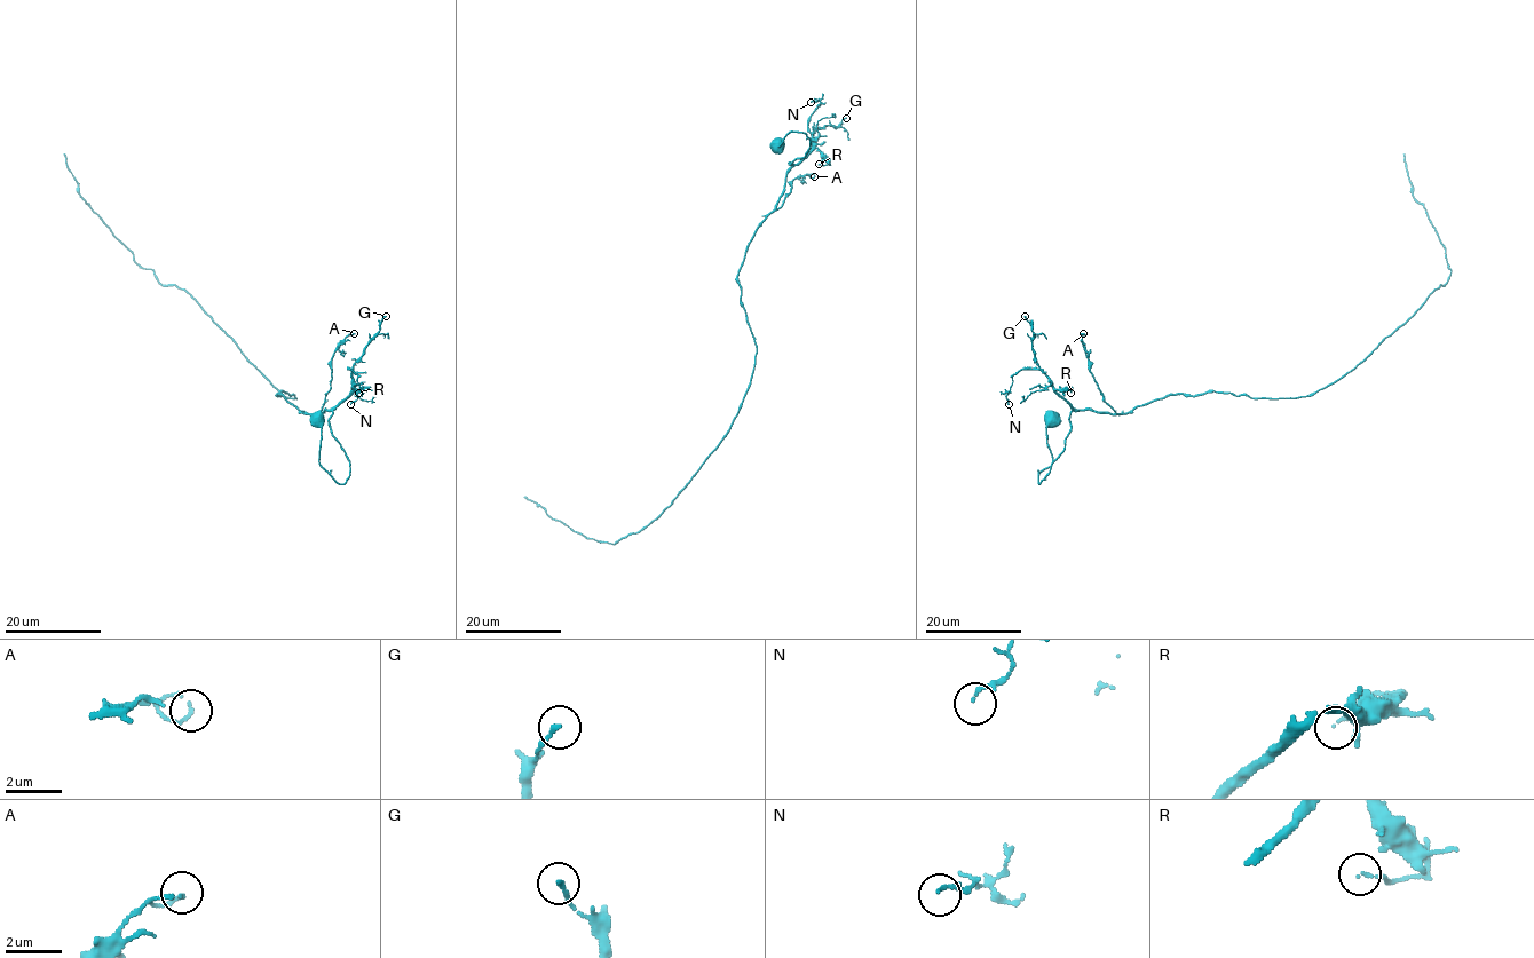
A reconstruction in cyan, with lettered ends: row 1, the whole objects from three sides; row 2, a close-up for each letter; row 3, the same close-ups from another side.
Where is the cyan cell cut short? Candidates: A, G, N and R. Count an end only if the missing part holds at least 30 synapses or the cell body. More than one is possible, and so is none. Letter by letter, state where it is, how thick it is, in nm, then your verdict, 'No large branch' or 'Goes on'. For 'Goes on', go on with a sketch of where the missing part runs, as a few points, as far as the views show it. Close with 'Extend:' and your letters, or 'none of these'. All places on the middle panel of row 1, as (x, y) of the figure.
A: Place: (814, 176). Thickness 130 nm. No large branch
G: Place: (846, 118). Thickness 170 nm. No large branch
N: Place: (811, 102). Thickness 110 nm. No large branch
R: Place: (819, 164). Thickness 80 nm. No large branch
Extend: none of these

